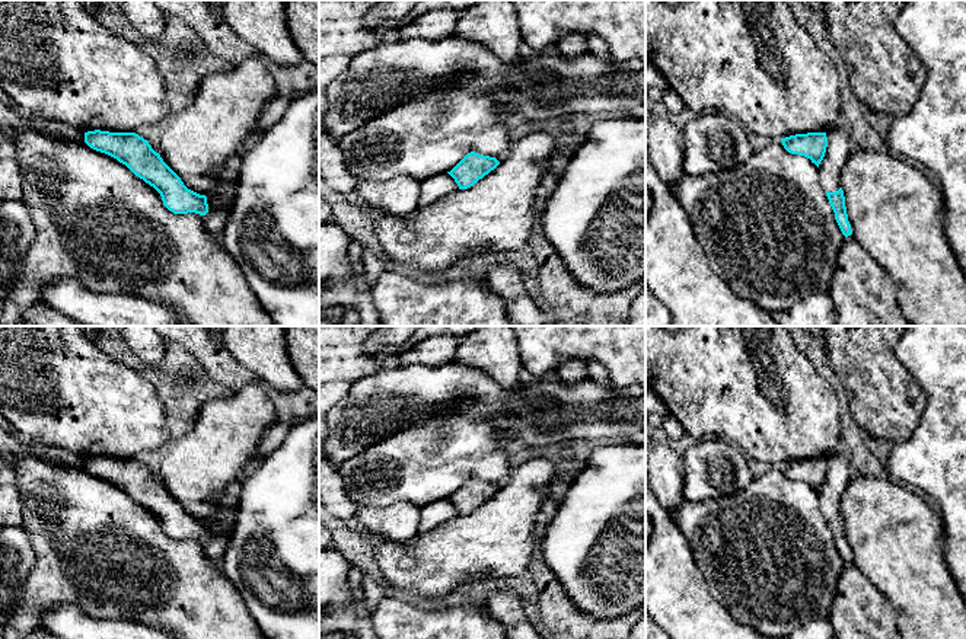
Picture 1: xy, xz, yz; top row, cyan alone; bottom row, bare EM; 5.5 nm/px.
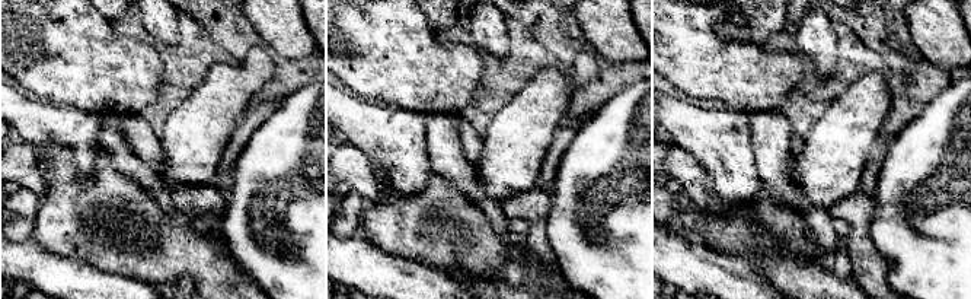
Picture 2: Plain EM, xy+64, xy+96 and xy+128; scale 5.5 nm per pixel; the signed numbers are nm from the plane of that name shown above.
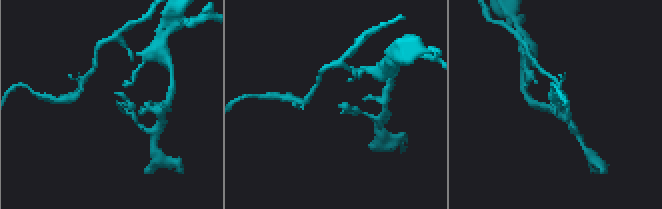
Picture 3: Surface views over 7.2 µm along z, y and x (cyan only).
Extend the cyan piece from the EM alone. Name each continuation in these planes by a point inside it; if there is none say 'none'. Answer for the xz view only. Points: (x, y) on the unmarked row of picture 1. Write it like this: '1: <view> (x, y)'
1: xz (432, 516)

